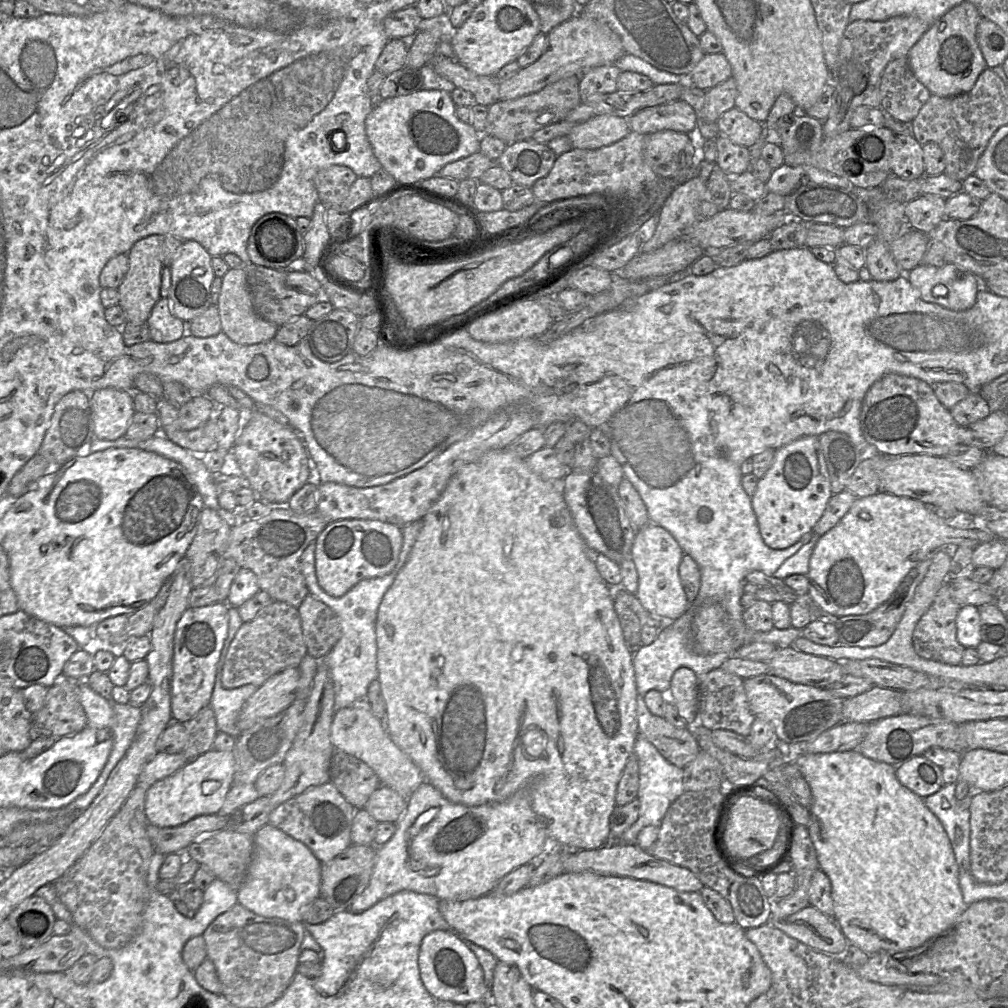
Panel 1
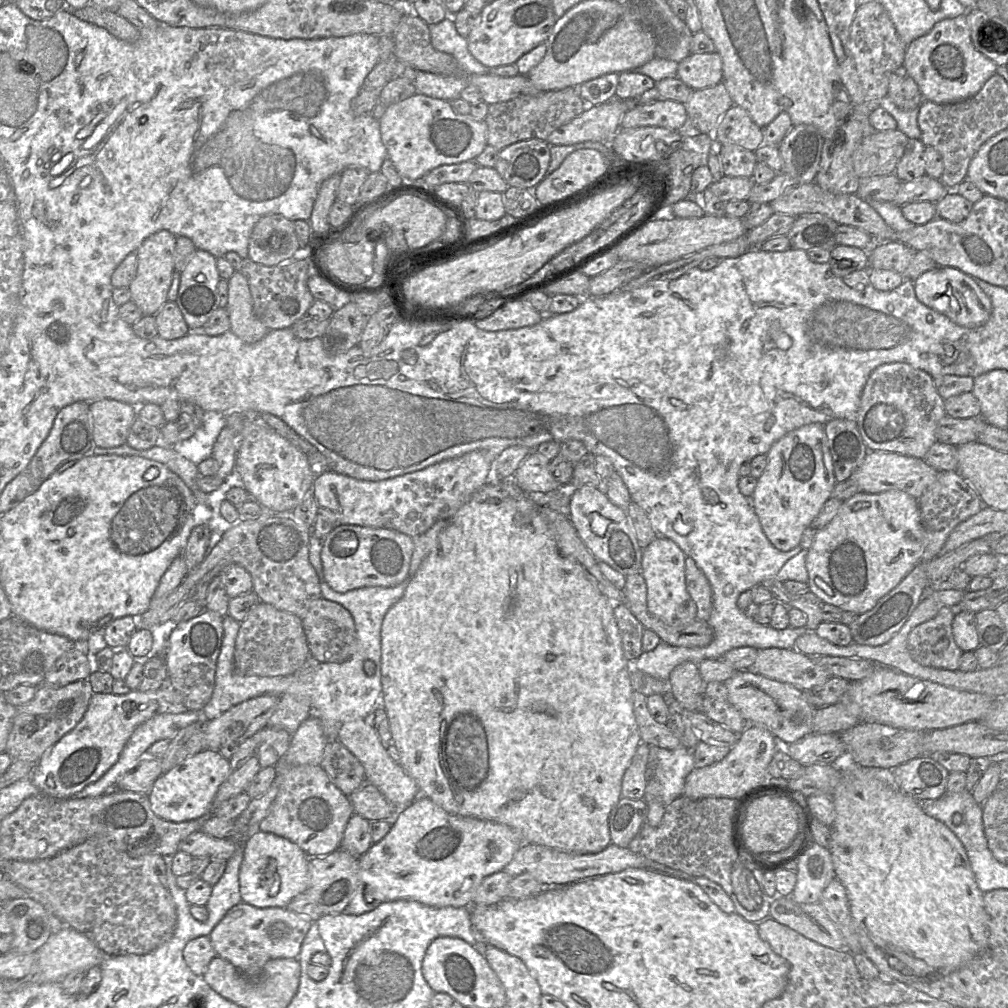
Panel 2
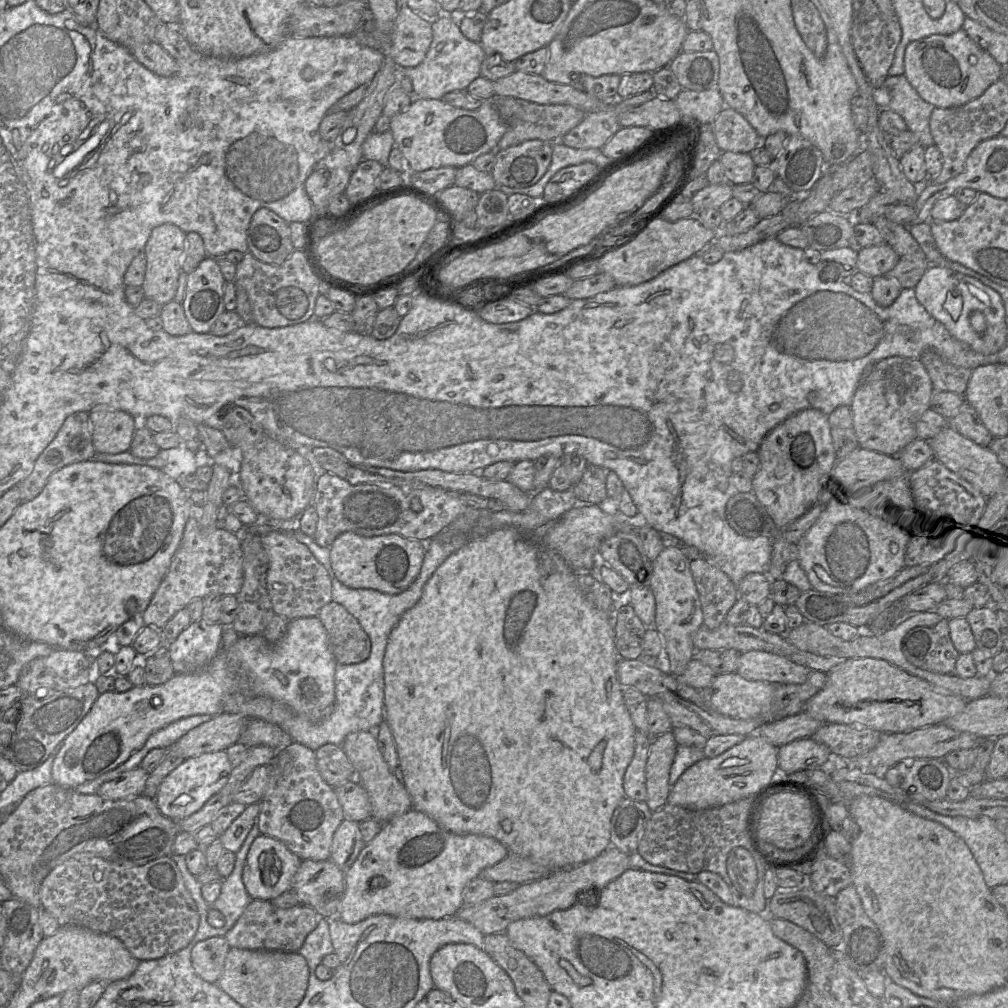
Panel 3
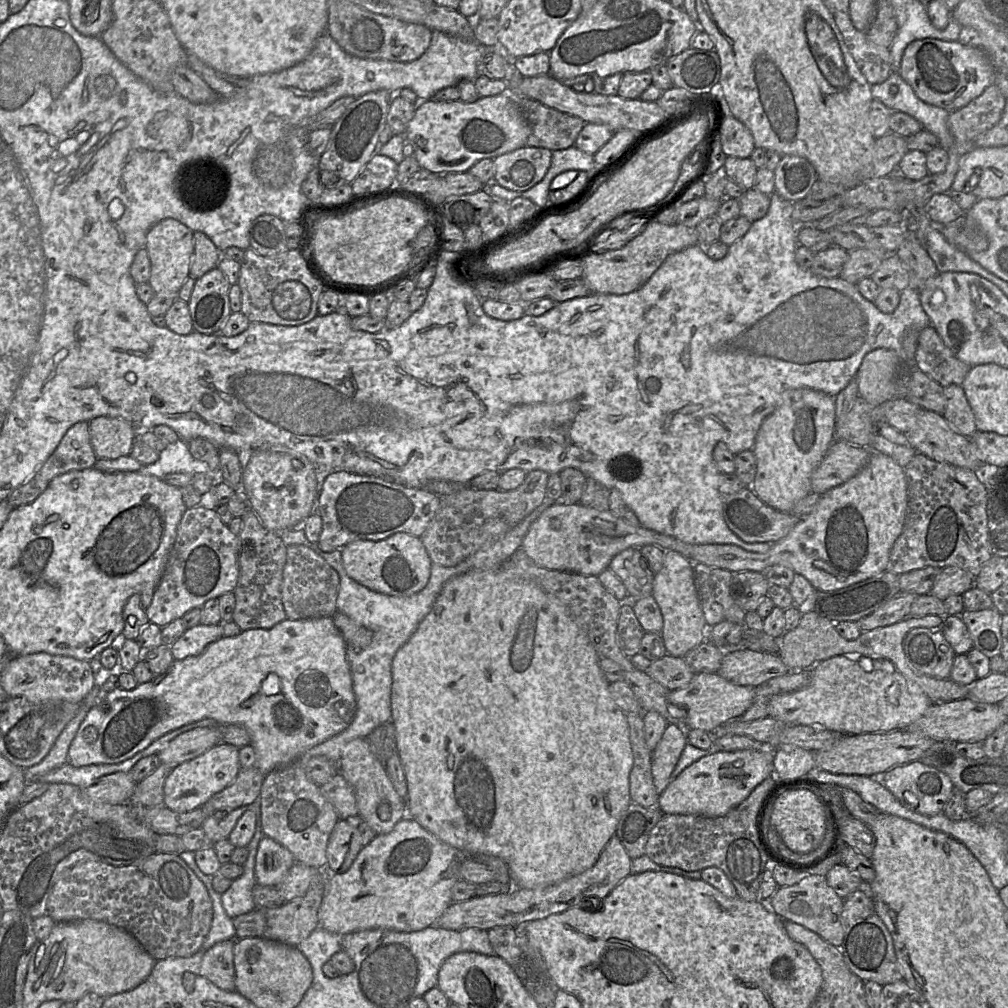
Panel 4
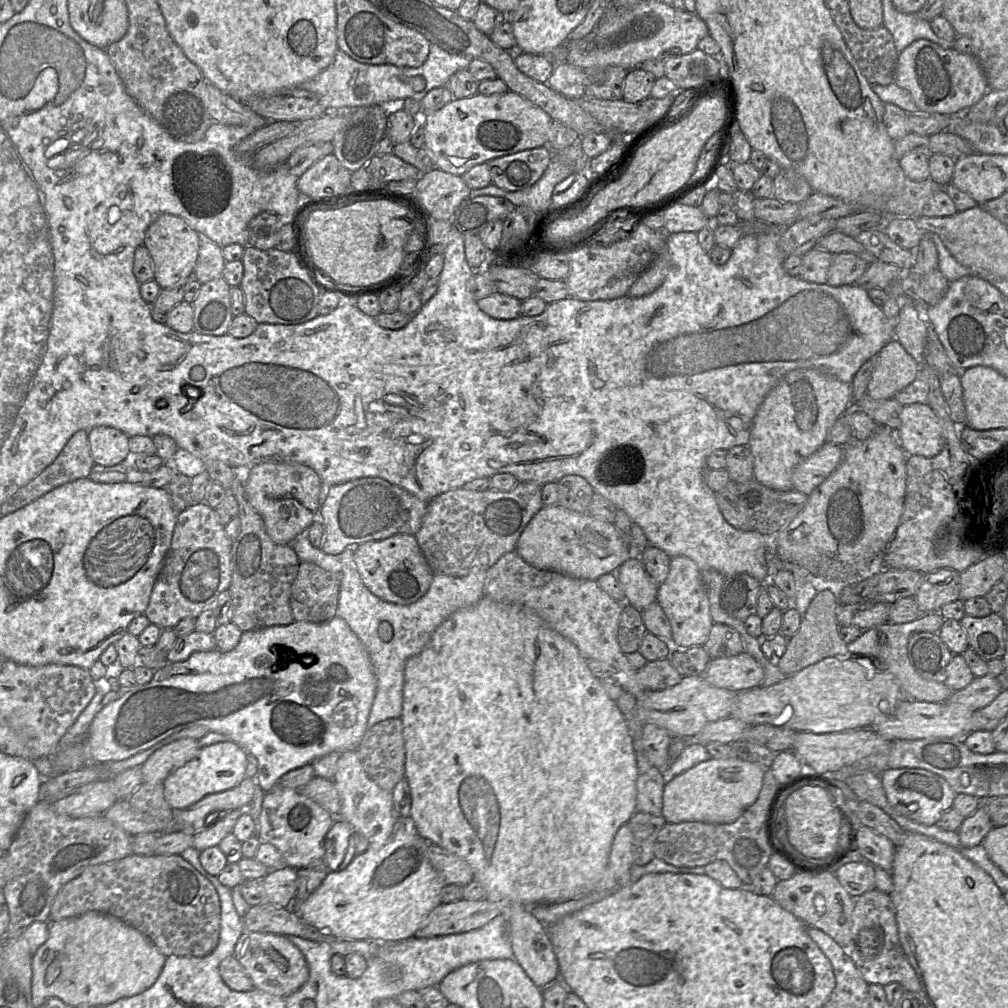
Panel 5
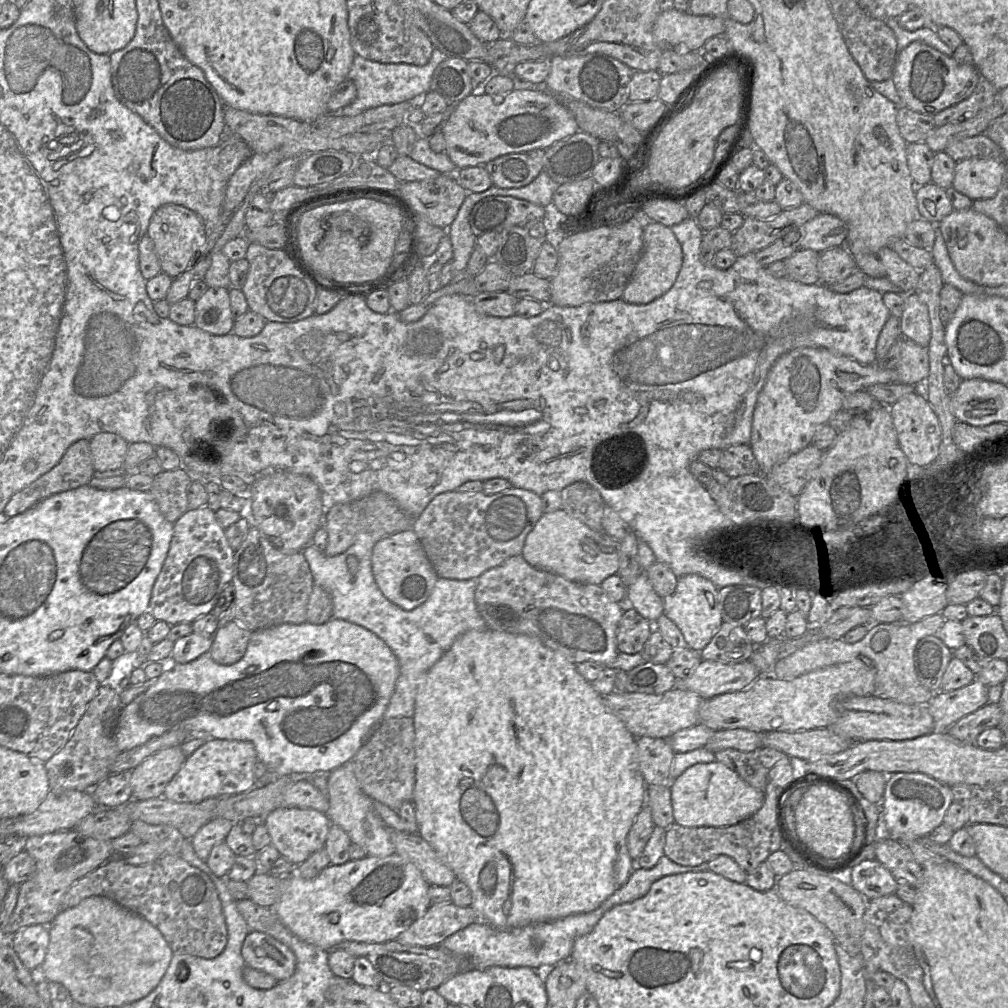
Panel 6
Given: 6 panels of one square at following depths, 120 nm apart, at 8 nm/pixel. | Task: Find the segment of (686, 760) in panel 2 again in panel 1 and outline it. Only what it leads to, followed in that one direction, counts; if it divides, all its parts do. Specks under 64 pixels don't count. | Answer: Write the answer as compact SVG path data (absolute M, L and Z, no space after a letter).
M637 735L633 754L639 766L639 788L637 798L640 801L639 815L636 822L621 836L621 842L634 845L641 829L648 825L660 826L669 806L684 793L683 769L668 762L657 748L641 735Z

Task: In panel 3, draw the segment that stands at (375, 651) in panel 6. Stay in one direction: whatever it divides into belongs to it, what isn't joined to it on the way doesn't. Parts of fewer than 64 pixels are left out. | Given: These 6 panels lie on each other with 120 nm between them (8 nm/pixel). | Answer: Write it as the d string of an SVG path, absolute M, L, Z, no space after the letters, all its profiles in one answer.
M317 616L289 621L286 635L275 644L268 642L261 634L240 635L233 645L226 650L221 648L207 666L195 673L175 673L168 681L160 685L144 684L133 686L126 692L112 691L100 694L86 716L62 741L52 765L53 783L74 788L115 769L142 748L152 733L170 723L193 715L215 716L224 712L223 705L225 697L231 692L231 675L234 671L244 675L245 691L283 703L310 720L322 720L331 712L335 702L336 665L328 633Z

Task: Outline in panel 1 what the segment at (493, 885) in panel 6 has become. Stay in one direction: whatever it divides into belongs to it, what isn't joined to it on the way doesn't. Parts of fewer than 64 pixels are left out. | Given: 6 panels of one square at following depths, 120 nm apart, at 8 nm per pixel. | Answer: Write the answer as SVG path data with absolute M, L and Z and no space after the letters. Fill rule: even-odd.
M508 449L491 450L475 462L461 467L449 480L446 488L421 519L423 526L411 548L405 565L398 572L392 585L385 592L379 605L376 618L377 670L381 693L385 702L385 727L394 744L403 751L421 770L425 781L434 786L447 800L465 806L480 806L500 803L510 799L521 790L527 790L534 813L544 823L551 846L560 846L566 850L592 850L609 844L612 840L610 817L616 806L617 784L621 778L627 760L633 753L634 744L639 733L636 714L637 688L633 665L633 654L624 641L618 615L614 609L614 588L601 577L594 563L593 554L577 530L564 497L552 482L541 479L522 459ZM525 739L533 740L532 754L521 751Z

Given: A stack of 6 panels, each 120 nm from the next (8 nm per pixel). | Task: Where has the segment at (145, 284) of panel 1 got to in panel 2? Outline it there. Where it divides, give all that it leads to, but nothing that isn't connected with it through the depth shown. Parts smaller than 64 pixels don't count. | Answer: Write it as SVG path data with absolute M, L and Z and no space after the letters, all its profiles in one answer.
M160 230L148 238L136 250L137 270L129 285L131 300L142 311L143 316L155 316L168 300L168 291L174 271L174 249L176 236L167 230Z

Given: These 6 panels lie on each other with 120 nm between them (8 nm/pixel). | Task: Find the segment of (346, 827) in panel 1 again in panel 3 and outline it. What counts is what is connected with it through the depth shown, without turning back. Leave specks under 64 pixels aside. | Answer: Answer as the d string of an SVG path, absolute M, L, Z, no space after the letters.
M293 741L278 750L268 766L268 782L257 817L260 833L283 842L301 860L329 859L333 835L344 820L344 813L335 789L324 781L317 768L315 751Z

